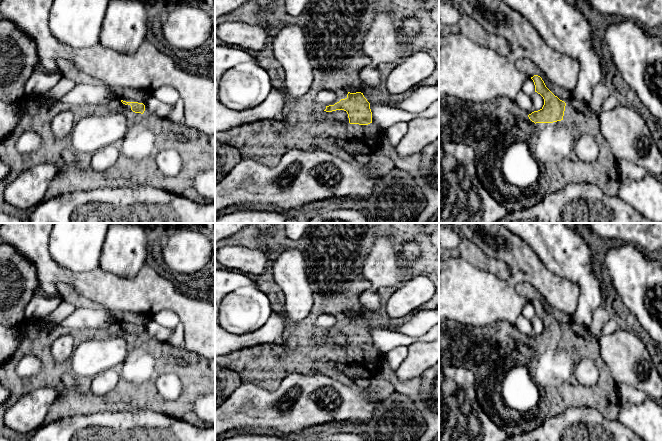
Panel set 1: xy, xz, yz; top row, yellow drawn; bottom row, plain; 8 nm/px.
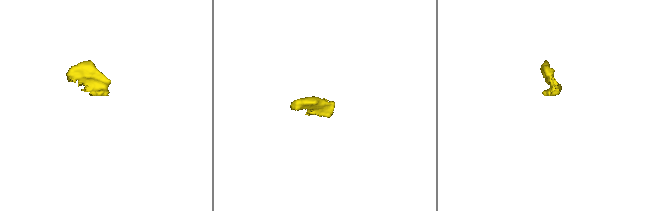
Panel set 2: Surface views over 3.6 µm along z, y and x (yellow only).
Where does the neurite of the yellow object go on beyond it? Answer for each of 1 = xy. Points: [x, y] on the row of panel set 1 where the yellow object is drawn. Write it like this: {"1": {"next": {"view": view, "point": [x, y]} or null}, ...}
{"1": {"next": null}}

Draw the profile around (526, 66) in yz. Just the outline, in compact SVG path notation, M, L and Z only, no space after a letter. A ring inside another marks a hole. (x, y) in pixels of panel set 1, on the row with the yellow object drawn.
M520 58L516 62L516 67L528 78L531 78L534 75L540 76L546 87L560 100L565 103L568 103L571 100L571 92L550 82L544 73L531 60Z

